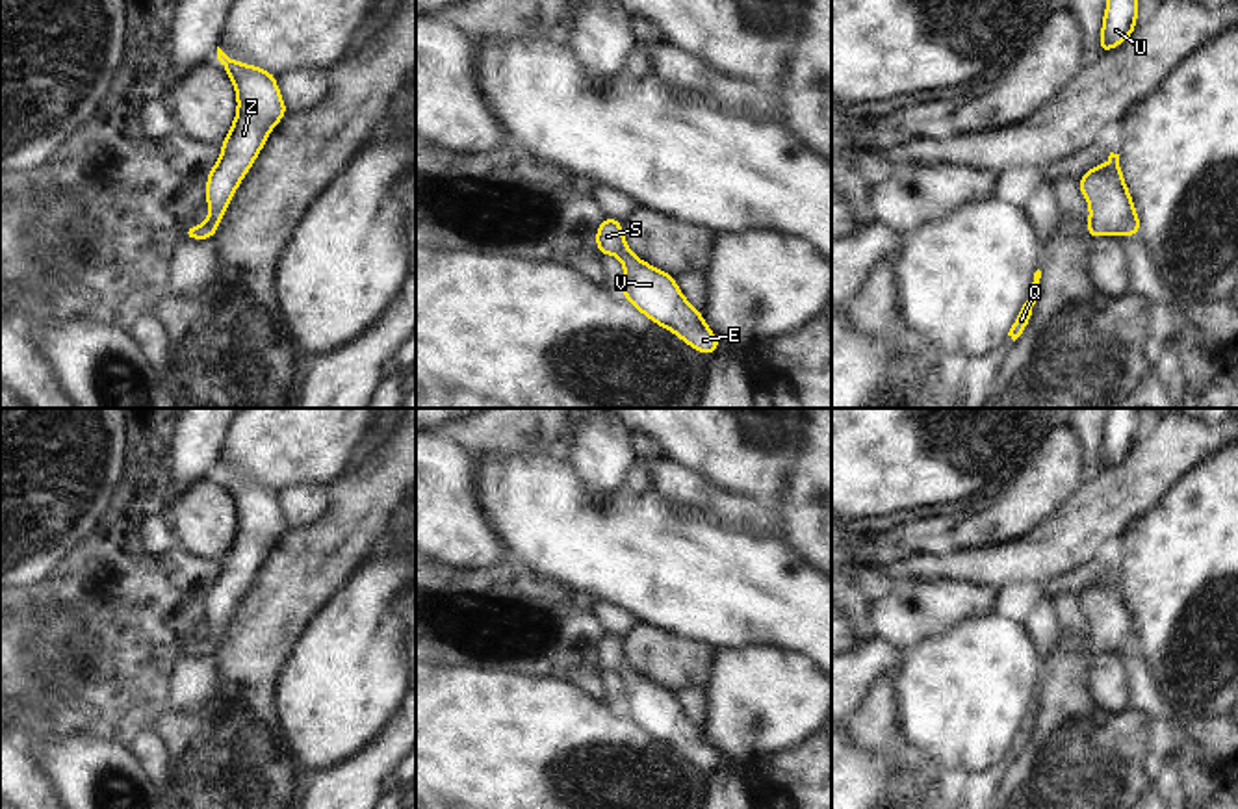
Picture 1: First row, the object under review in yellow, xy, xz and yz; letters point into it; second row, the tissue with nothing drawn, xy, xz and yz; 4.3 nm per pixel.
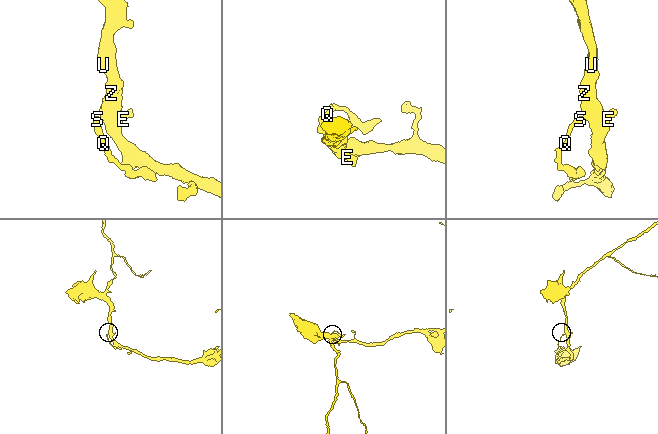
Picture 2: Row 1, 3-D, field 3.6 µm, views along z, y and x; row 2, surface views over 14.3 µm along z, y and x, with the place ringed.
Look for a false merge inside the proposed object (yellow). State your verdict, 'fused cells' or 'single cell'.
single cell

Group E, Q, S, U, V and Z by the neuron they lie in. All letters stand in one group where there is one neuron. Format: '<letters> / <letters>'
E Q S U V Z

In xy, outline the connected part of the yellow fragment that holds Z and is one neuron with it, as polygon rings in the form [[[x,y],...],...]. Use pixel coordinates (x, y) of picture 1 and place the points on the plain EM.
[[[217,462],[217,475],[236,503],[236,534],[221,559],[221,571],[206,594],[208,636],[186,642],[186,655],[213,655],[223,631],[247,586],[264,564],[269,547],[288,529],[277,492],[256,481],[230,475]]]

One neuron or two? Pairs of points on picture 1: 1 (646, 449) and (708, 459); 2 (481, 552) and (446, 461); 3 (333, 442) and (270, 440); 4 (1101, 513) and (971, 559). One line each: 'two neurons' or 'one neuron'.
1: two neurons
2: one neuron
3: one neuron
4: one neuron

